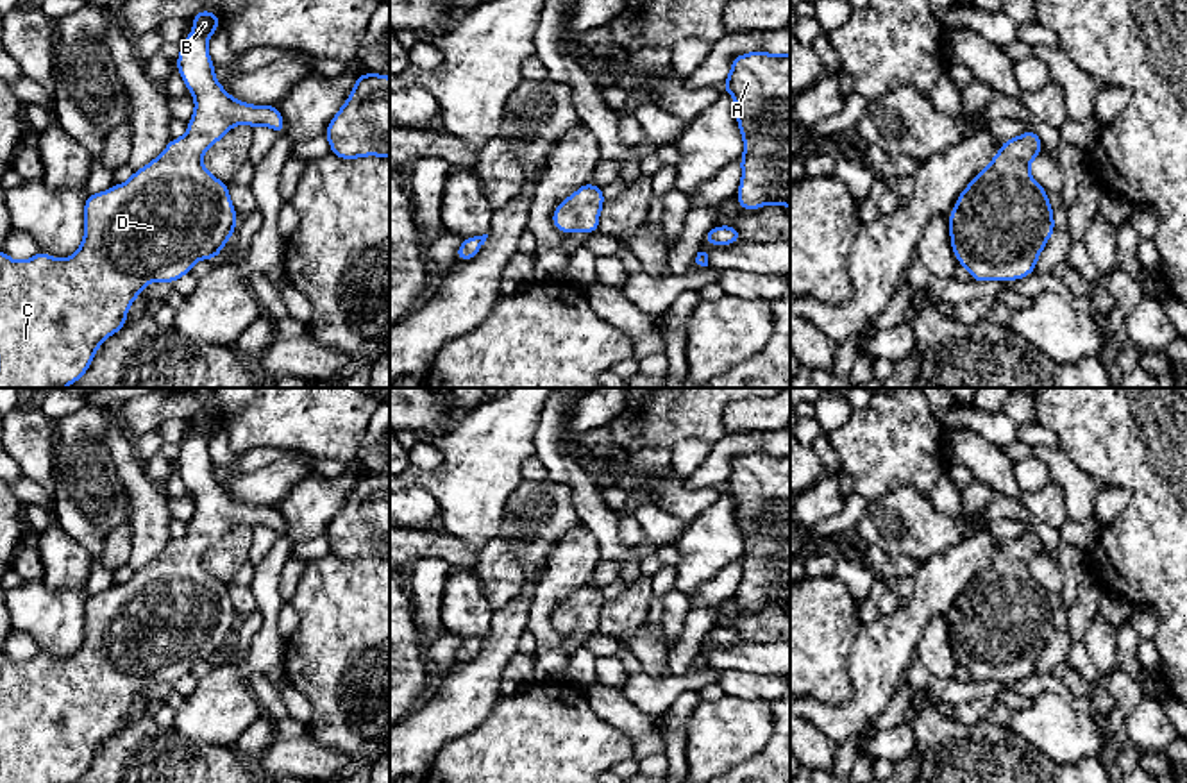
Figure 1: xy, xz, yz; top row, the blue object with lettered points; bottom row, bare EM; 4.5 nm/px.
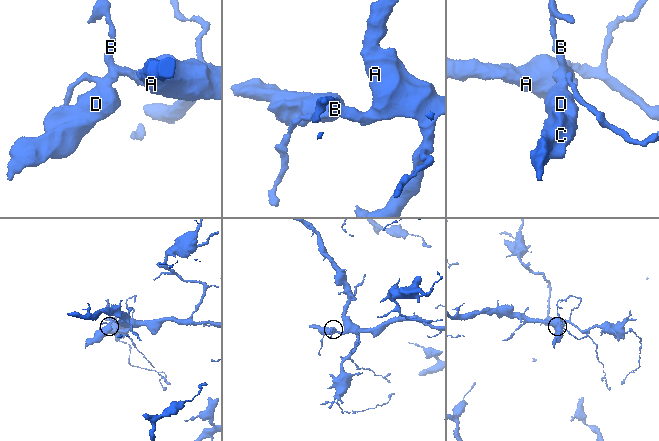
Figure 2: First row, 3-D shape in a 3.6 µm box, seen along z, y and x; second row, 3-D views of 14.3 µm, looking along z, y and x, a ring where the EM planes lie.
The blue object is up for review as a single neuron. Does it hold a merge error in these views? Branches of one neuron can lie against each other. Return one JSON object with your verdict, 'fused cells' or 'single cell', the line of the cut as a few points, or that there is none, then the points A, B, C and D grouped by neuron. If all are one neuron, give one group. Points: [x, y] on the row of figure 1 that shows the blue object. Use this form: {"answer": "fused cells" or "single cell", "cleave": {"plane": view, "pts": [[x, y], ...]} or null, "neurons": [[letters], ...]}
{"answer": "single cell", "cleave": null, "neurons": [["A", "B", "C", "D"]]}

